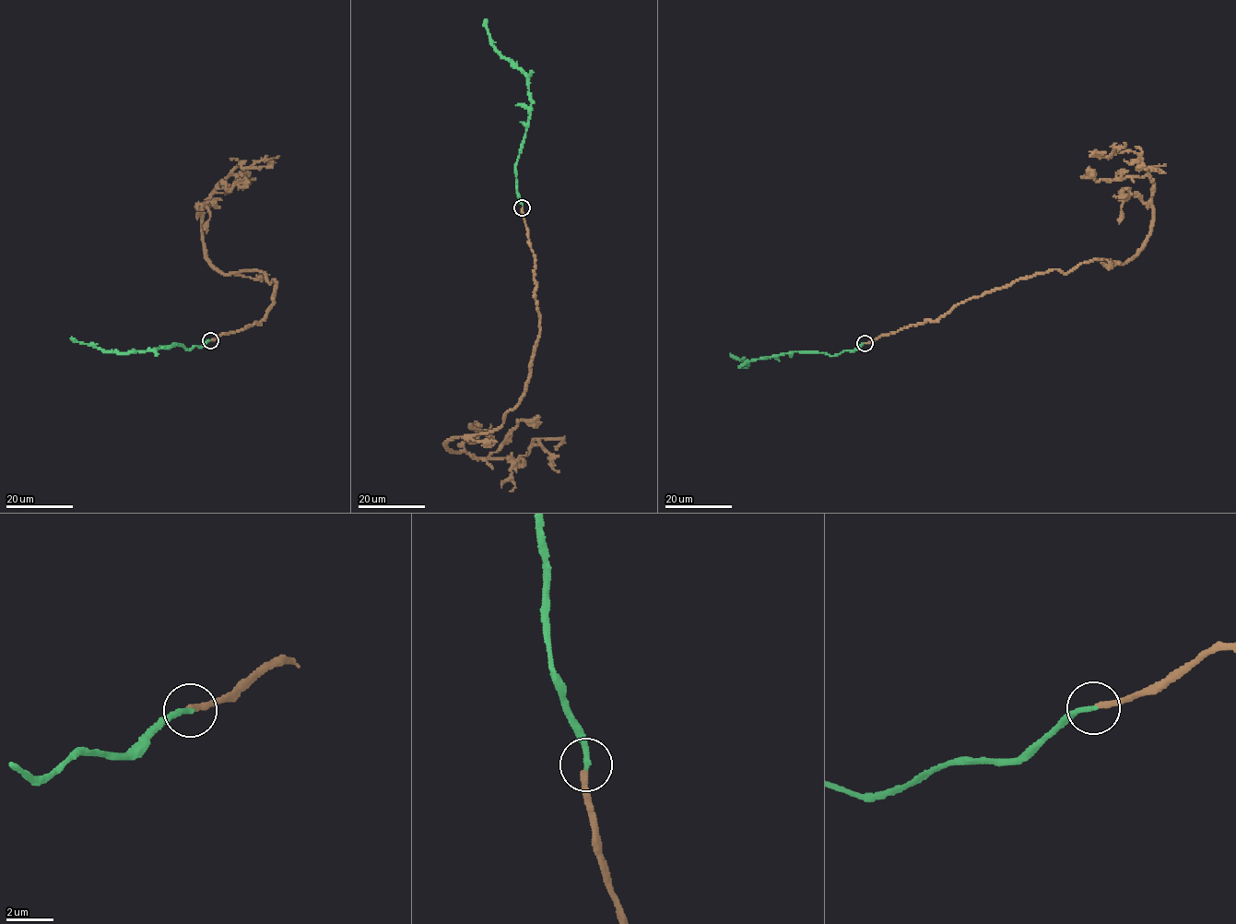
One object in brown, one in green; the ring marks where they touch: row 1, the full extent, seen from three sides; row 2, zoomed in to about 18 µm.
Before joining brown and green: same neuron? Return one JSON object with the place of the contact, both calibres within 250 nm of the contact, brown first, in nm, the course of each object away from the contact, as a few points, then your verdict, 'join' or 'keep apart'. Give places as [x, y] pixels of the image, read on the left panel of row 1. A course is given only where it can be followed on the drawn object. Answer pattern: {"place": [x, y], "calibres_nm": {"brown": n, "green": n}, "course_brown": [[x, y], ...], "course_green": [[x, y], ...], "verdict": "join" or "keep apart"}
{"place": [210, 340], "calibres_nm": {"brown": 240, "green": 240}, "course_brown": [[210, 339], [260, 323], [276, 282], [263, 271], [212, 267], [203, 205], [241, 162], [268, 164]], "course_green": [[210, 340], [191, 349], [172, 343], [169, 348], [119, 353], [104, 352], [71, 337]], "verdict": "keep apart"}

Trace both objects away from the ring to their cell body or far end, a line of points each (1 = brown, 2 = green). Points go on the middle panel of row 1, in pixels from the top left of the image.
1: (522, 207), (539, 315), (525, 392), (500, 427), (445, 444), (517, 459), (534, 439), (560, 438), (556, 449)
2: (522, 207), (516, 193), (515, 165), (531, 103), (527, 77), (494, 49), (486, 18)

